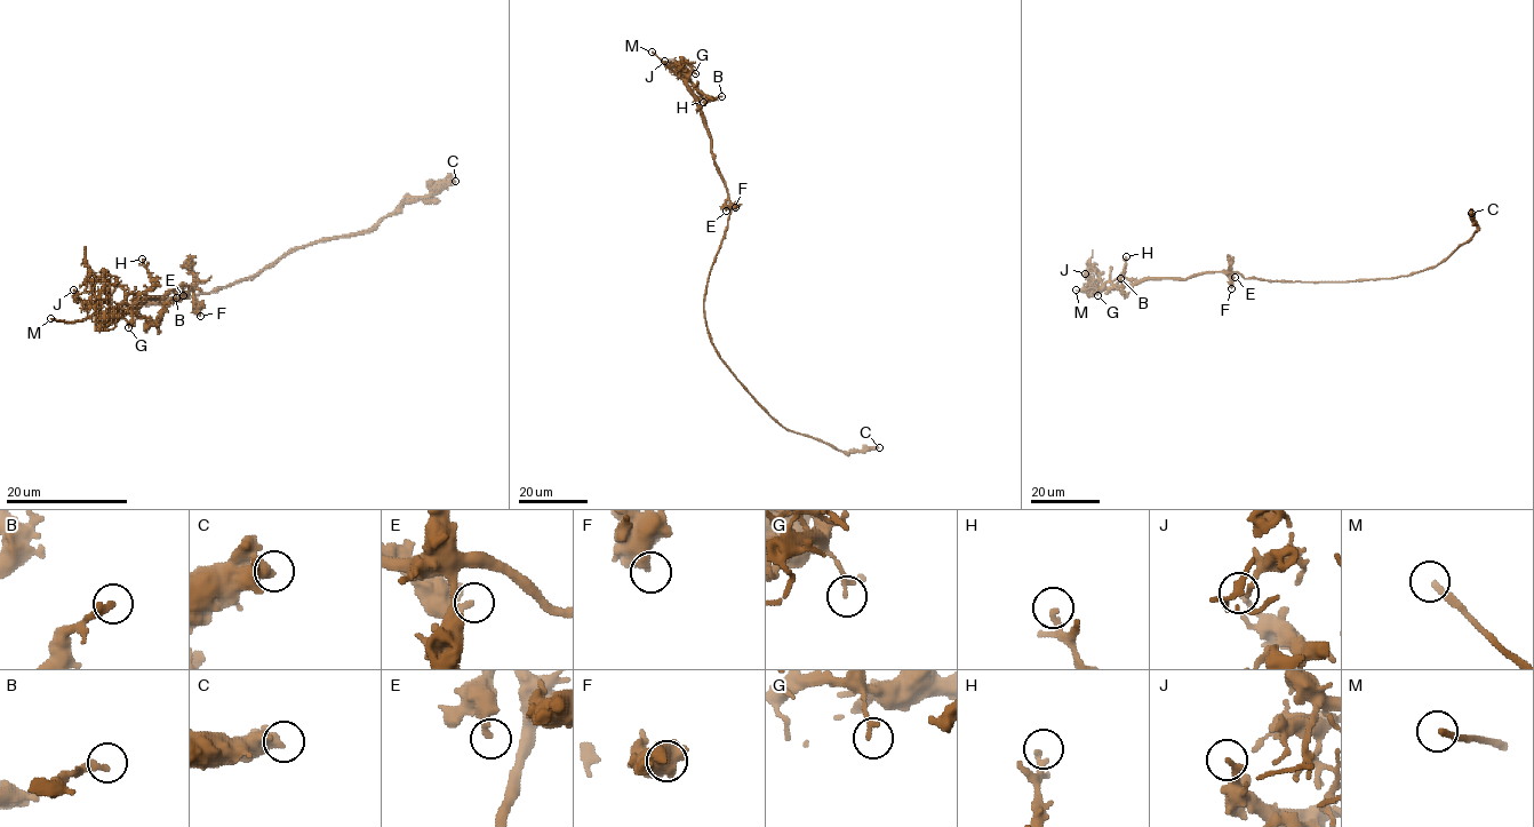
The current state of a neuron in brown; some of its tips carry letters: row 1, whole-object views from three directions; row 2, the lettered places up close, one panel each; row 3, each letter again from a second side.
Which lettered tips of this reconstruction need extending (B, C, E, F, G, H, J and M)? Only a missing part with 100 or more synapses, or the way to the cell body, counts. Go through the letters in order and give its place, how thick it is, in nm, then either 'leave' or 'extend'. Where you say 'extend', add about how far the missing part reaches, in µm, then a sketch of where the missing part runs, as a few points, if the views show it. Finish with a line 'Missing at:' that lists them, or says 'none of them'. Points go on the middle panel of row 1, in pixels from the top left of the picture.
B: place (721, 96); calibre 260 nm; leave
C: place (879, 447); calibre 500 nm; leave
E: place (726, 211); calibre 280 nm; leave
F: place (735, 207); calibre 480 nm; leave
G: place (695, 73); calibre 160 nm; leave
H: place (703, 102); calibre 160 nm; leave
J: place (664, 61); calibre 220 nm; leave
M: place (652, 52); calibre 260 nm; extend; missing 60 µm
Missing at: M

